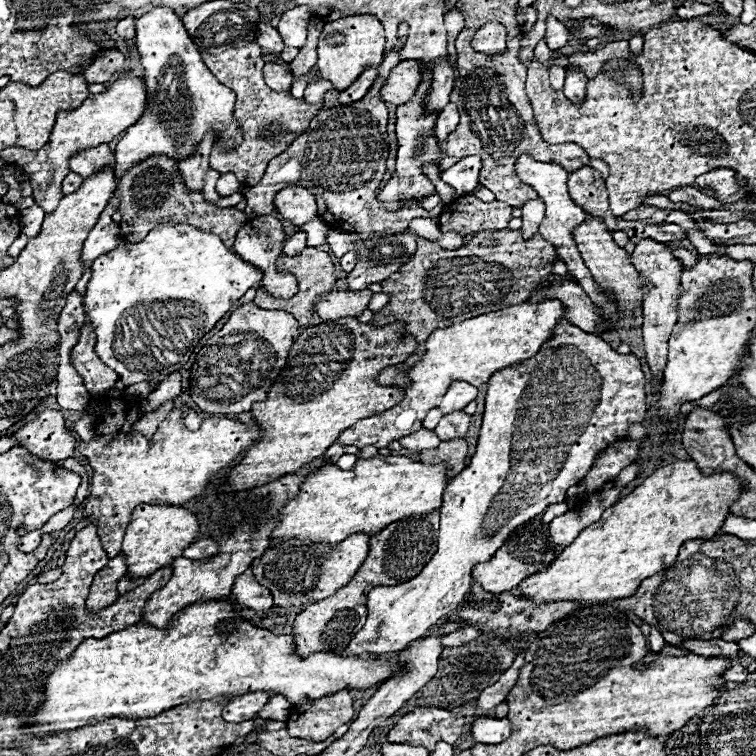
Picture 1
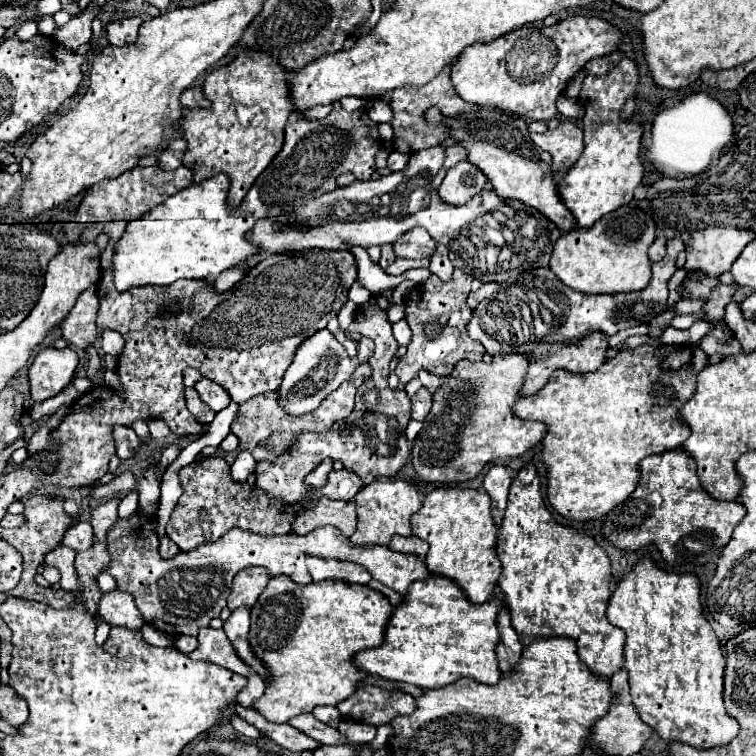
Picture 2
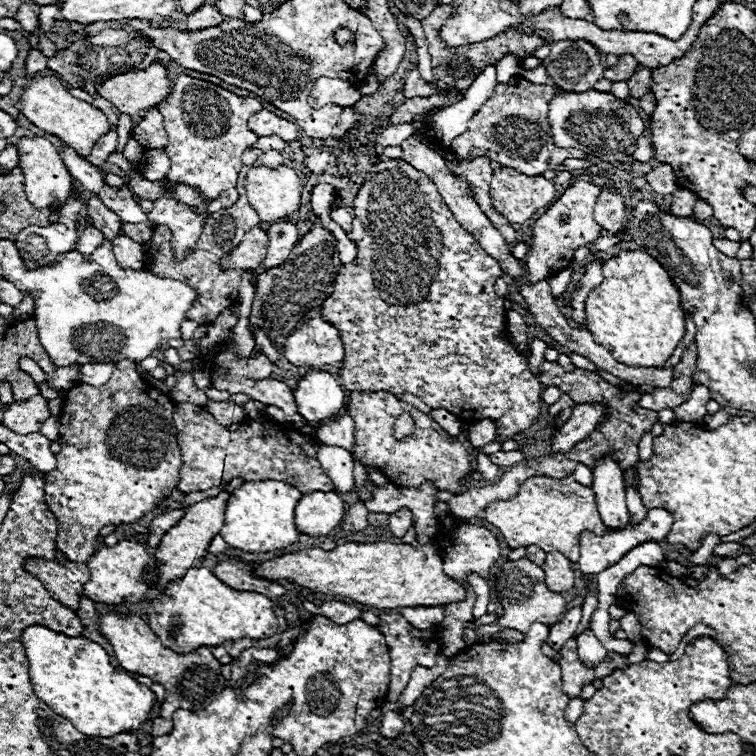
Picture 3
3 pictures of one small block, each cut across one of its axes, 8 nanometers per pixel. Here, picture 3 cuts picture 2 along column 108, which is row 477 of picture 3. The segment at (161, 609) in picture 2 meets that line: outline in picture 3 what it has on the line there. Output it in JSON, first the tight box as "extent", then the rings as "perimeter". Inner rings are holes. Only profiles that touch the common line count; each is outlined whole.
{"extent":[484,474,606,562],"perimeter":[[[568,474],[560,480],[548,478],[548,476],[532,476],[520,484],[520,490],[514,498],[490,502],[490,506],[484,510],[484,518],[500,530],[502,540],[508,548],[520,548],[520,546],[526,548],[530,544],[538,544],[544,552],[560,550],[570,562],[578,562],[578,558],[580,558],[580,554],[578,554],[580,552],[580,542],[578,542],[580,532],[588,530],[592,534],[604,534],[604,530],[606,530],[606,526],[598,514],[598,506],[596,506],[592,488],[576,482],[572,474]]]}

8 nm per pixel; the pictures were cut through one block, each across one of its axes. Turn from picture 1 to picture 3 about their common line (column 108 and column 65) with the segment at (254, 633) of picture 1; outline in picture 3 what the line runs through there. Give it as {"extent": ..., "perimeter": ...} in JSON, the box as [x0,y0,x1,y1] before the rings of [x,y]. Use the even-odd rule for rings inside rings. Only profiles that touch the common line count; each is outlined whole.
{"extent":[22,624,156,736],"perimeter":[[[32,624],[22,634],[24,652],[30,666],[30,682],[36,696],[58,716],[70,720],[88,736],[114,736],[140,728],[150,718],[156,704],[152,690],[124,670],[110,664],[102,646],[82,636],[66,636],[46,626]]]}

